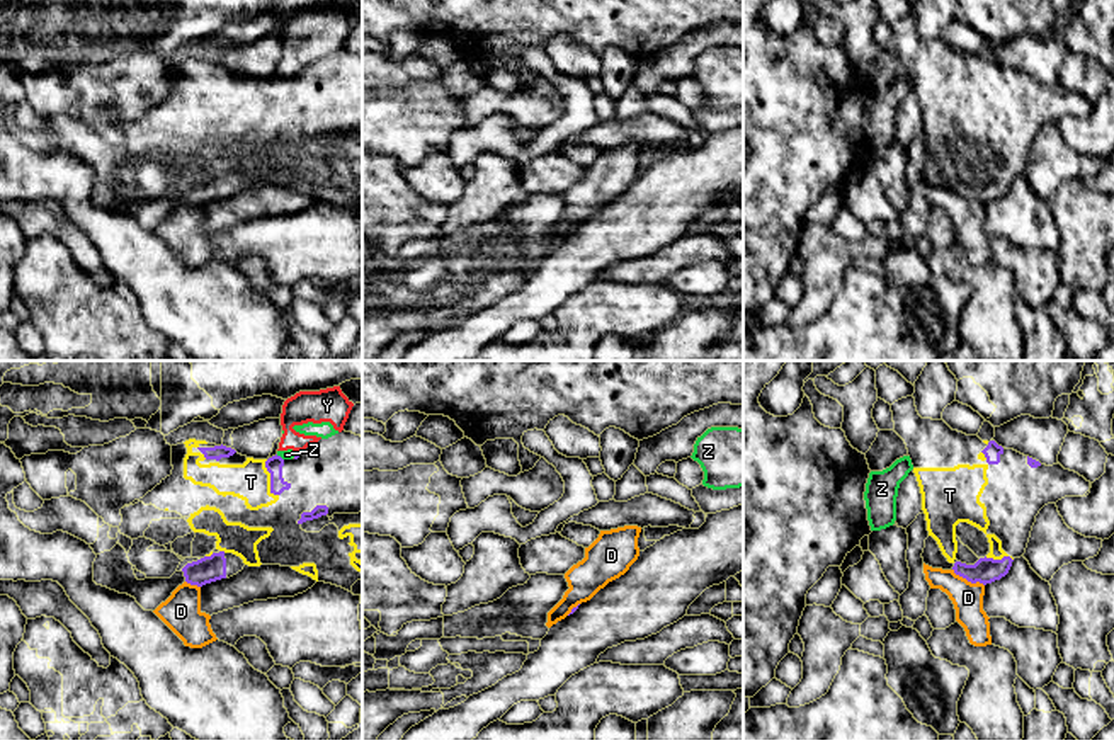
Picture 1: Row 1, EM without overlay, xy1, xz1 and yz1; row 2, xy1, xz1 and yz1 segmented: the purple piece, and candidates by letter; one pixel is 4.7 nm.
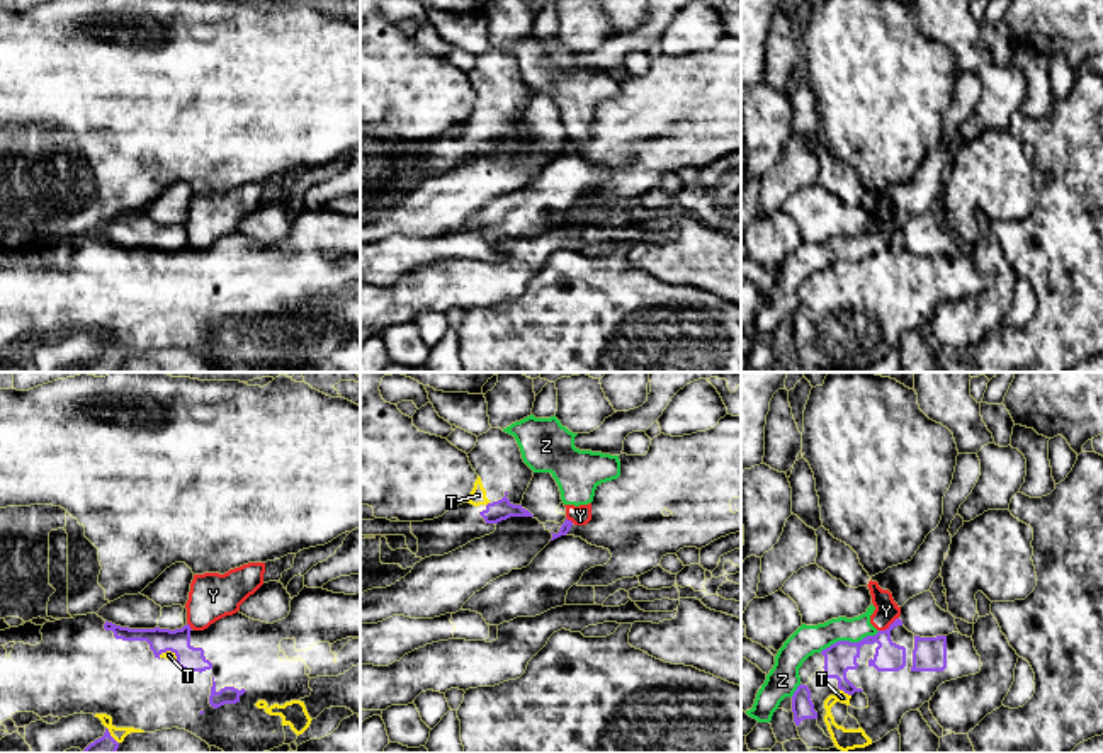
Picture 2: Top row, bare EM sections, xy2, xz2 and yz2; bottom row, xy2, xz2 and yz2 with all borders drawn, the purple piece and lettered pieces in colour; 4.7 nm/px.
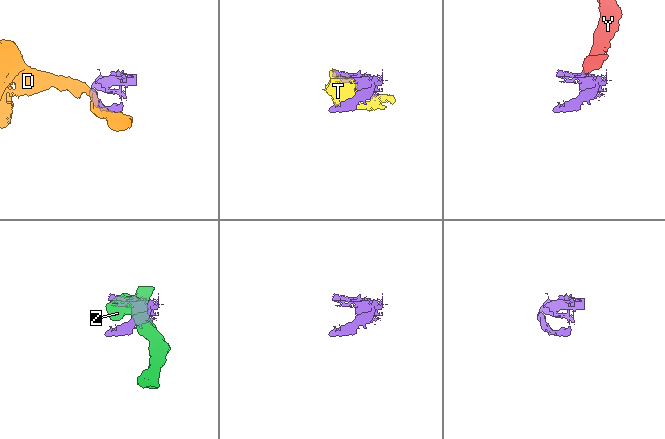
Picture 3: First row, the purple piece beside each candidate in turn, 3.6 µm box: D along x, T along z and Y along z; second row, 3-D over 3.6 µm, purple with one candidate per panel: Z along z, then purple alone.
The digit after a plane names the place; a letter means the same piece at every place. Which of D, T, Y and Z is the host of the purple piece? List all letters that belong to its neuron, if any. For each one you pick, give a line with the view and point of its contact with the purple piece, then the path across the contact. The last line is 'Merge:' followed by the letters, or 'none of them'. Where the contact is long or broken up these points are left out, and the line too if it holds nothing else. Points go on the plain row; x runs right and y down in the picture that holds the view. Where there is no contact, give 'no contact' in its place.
Merge: none of them

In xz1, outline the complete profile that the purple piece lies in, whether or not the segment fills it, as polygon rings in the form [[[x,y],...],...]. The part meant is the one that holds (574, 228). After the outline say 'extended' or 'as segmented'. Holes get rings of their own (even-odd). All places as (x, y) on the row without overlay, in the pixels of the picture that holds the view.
[[[743,124],[708,133],[699,148],[682,148],[639,170],[638,179],[619,197],[609,201],[590,219],[553,243],[537,270],[522,287],[495,305],[469,315],[464,322],[439,328],[412,345],[401,361],[471,361],[490,342],[500,339],[520,320],[539,320],[580,289],[597,282],[600,272],[624,260],[645,259],[687,235],[689,225],[709,206],[743,189]]]; extended

